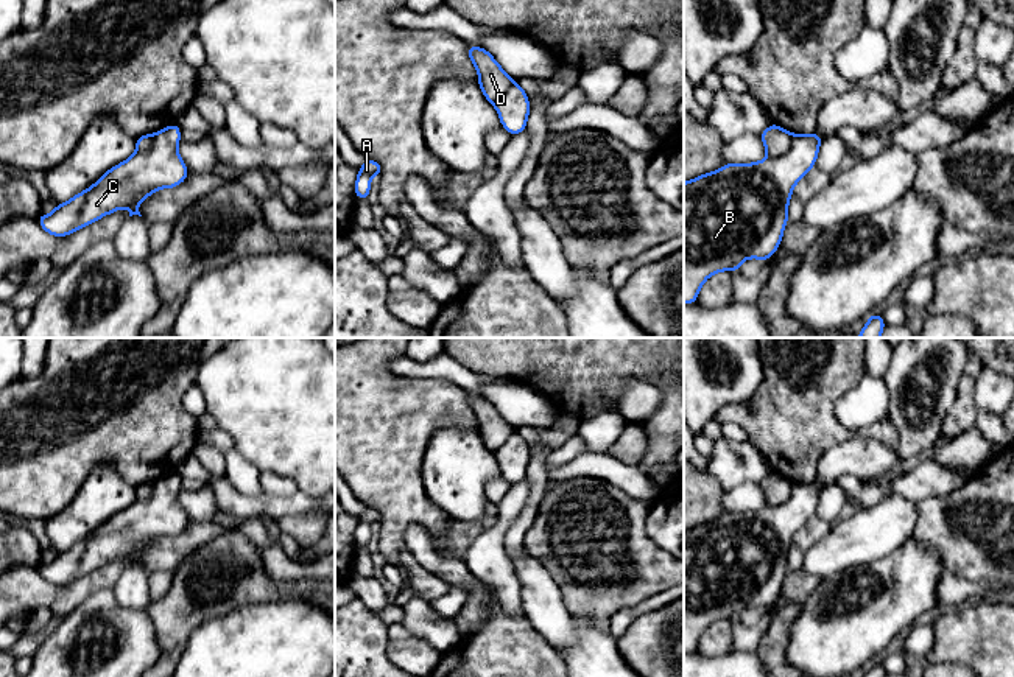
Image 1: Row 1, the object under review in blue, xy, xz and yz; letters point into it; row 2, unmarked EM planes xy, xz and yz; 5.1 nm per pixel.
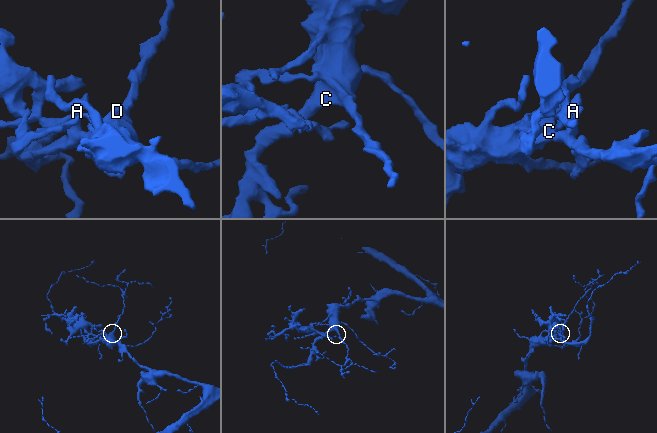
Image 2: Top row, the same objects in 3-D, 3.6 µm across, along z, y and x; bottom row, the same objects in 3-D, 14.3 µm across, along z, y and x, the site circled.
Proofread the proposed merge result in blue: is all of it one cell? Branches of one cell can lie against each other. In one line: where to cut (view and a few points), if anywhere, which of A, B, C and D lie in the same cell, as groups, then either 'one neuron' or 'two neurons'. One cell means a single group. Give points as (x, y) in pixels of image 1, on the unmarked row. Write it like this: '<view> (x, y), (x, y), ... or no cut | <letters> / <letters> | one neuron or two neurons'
yz (792, 483), (788, 497), (778, 505), (768, 506) | A B C / D | two neurons

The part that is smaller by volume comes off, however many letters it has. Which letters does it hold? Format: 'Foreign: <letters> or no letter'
Foreign: D

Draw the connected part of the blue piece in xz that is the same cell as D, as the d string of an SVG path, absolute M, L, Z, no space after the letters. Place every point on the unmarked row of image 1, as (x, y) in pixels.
M467 394L467 403L477 417L478 434L489 451L494 453L516 433L516 428L483 395Z

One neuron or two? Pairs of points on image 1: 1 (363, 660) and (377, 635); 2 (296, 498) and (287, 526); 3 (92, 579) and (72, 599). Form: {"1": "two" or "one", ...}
{"1": "one", "2": "two", "3": "one"}

